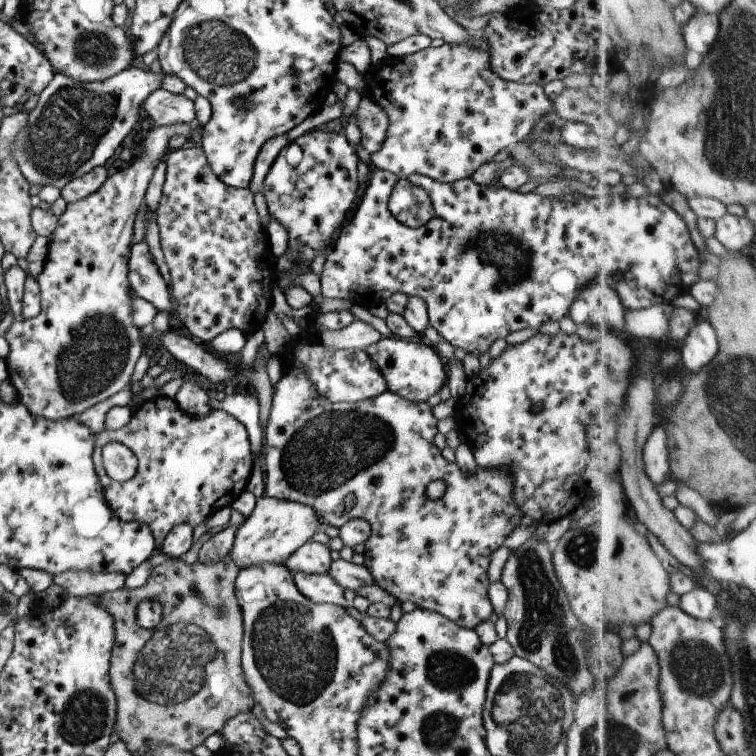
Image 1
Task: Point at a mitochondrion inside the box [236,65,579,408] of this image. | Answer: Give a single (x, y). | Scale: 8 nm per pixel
(547, 124)

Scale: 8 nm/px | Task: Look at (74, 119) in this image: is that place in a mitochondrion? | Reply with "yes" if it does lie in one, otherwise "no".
yes

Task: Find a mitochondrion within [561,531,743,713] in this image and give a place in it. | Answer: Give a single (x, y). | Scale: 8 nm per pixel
(700, 671)

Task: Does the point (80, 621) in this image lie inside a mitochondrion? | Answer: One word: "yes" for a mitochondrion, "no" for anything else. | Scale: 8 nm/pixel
no

